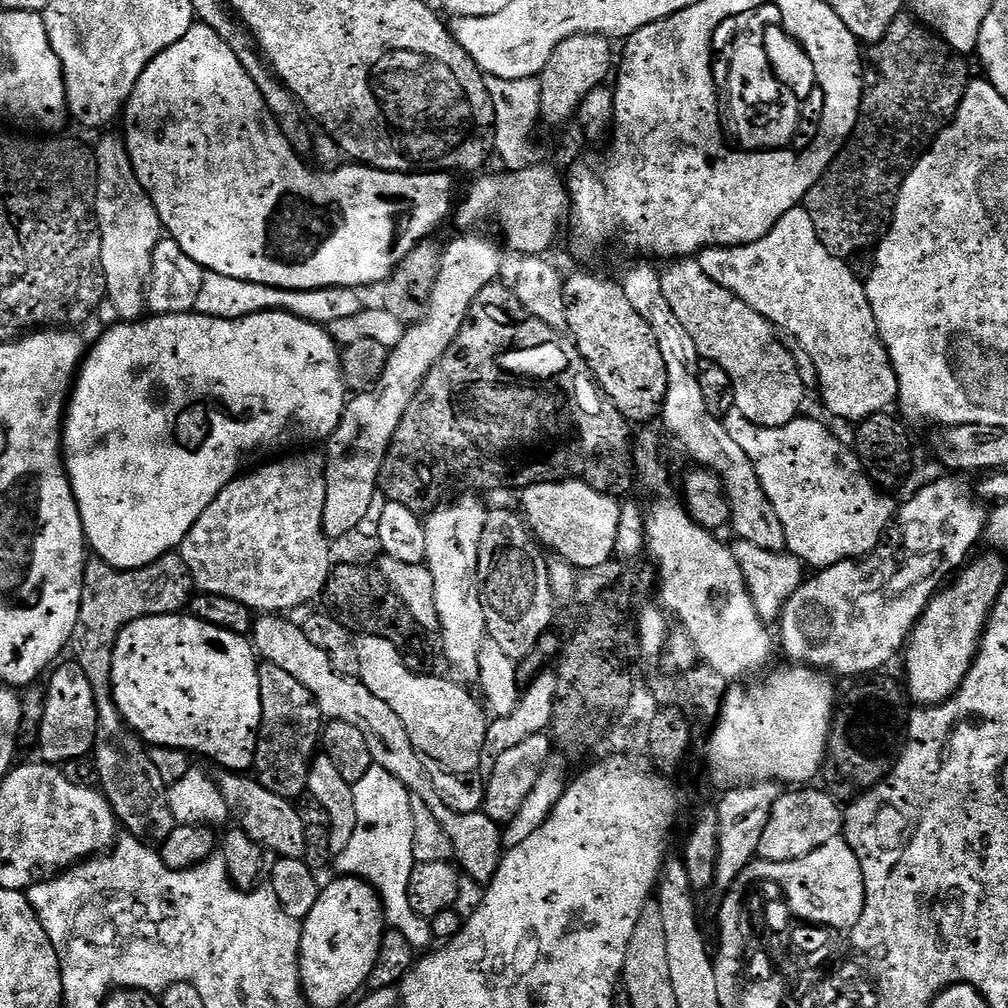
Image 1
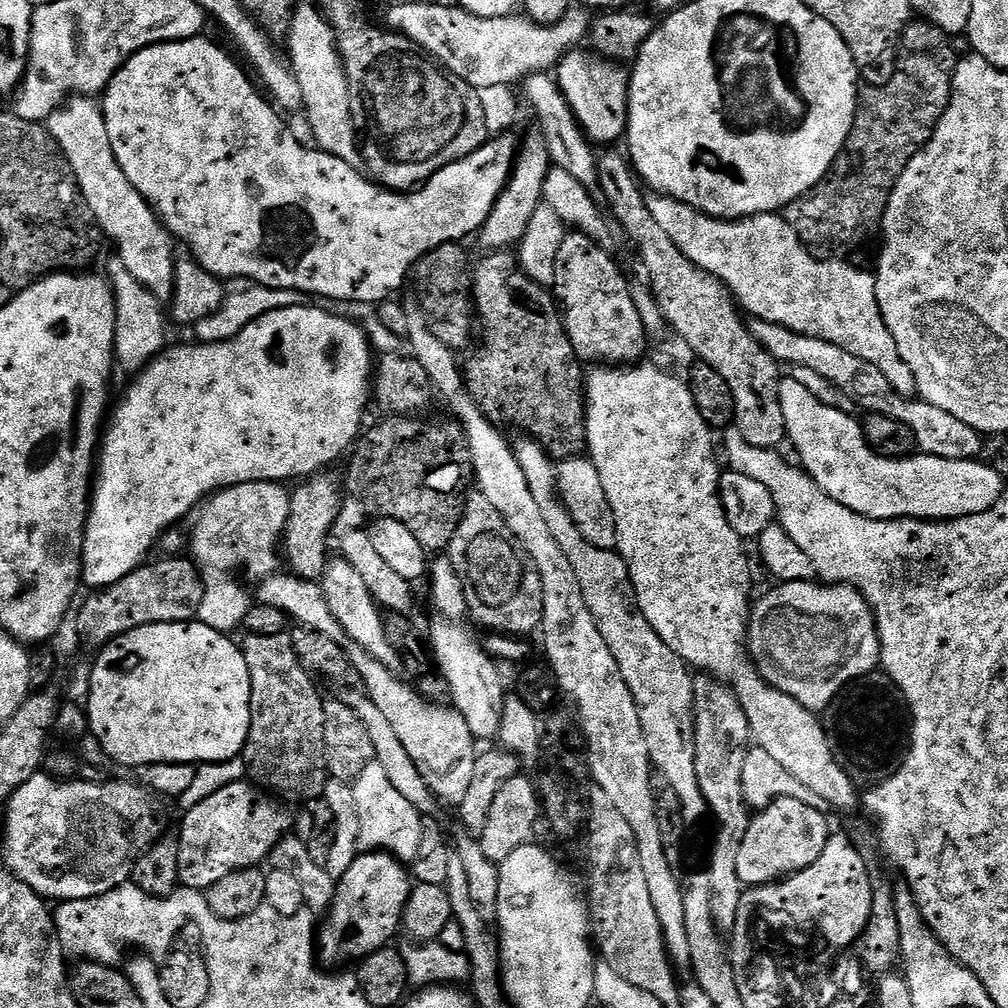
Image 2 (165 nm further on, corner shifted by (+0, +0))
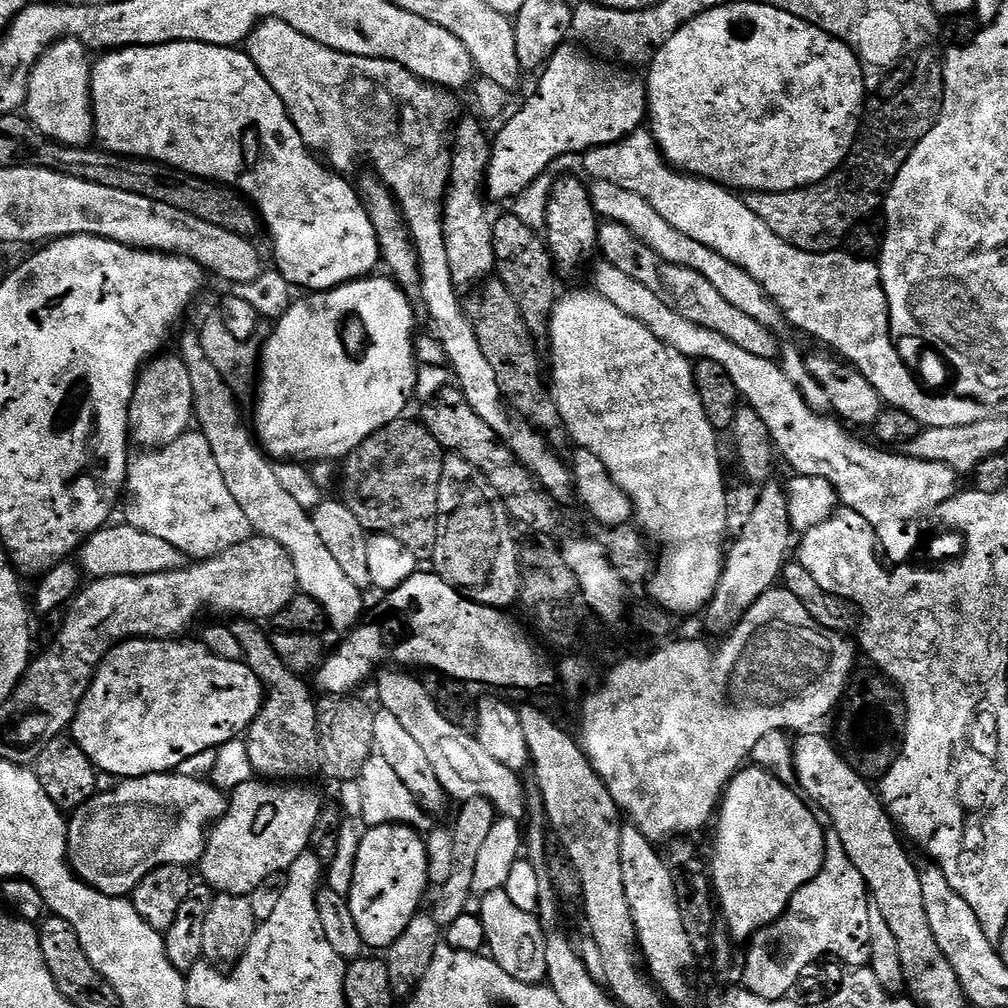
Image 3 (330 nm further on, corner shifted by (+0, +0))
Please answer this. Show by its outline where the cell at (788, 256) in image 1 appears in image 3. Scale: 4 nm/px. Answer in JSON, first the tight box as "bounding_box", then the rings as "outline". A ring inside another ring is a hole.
{"bounding_box":[582,130,989,429],"outline":[[[637,130],[619,140],[617,144],[589,148],[583,153],[582,160],[592,180],[614,182],[614,186],[622,186],[622,190],[634,190],[634,194],[638,194],[638,198],[646,198],[646,202],[650,202],[650,206],[654,206],[654,210],[658,210],[658,214],[662,214],[662,218],[666,218],[666,222],[670,222],[674,230],[682,230],[682,234],[694,238],[694,242],[710,246],[718,254],[746,270],[775,301],[787,323],[789,321],[800,331],[830,346],[831,351],[838,353],[847,363],[851,363],[863,374],[866,382],[870,382],[870,386],[878,390],[881,401],[887,407],[906,410],[906,414],[917,420],[921,429],[970,426],[973,422],[988,419],[989,405],[972,404],[964,400],[928,400],[928,396],[923,396],[920,388],[916,388],[916,384],[908,380],[912,368],[904,365],[904,360],[896,349],[897,341],[889,322],[889,300],[881,284],[879,265],[875,261],[862,260],[844,250],[824,253],[798,251],[747,208],[735,191],[725,188],[723,184],[701,180],[699,176],[689,176],[688,173],[673,168],[660,153],[651,131]]]}

